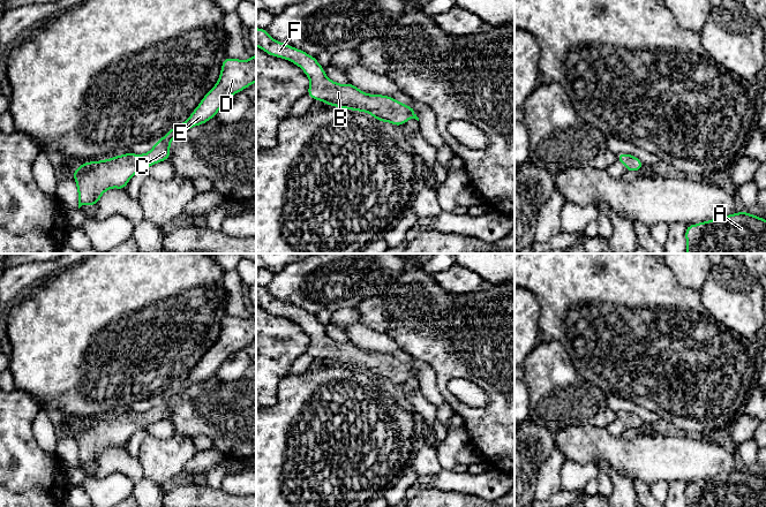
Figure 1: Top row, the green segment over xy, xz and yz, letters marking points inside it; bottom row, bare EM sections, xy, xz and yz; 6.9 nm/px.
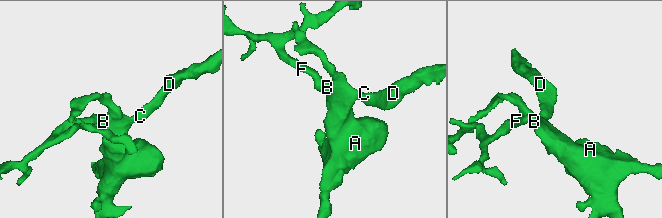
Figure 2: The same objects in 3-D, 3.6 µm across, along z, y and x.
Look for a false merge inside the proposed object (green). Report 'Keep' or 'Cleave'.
Keep

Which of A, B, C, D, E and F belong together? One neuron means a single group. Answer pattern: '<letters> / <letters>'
A B C D E F

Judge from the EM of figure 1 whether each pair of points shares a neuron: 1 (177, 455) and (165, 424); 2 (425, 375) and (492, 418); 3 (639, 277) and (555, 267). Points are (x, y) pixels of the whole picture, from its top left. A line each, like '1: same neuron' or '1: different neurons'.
1: different neurons
2: different neurons
3: same neuron

